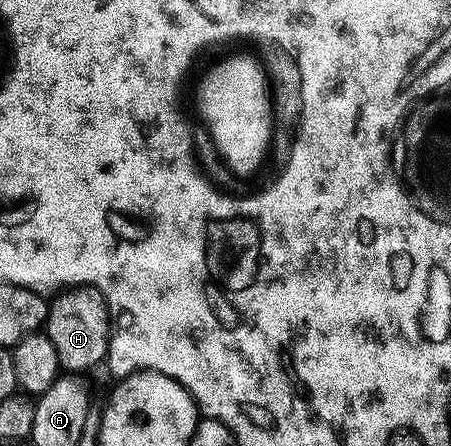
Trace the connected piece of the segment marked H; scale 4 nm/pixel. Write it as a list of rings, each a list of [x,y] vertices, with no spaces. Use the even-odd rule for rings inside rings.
[[[74,285],[58,292],[49,301],[49,314],[43,331],[55,346],[55,355],[62,370],[81,371],[77,369],[93,369],[100,361],[102,364],[109,351],[111,336],[109,308],[103,295],[90,285]]]

